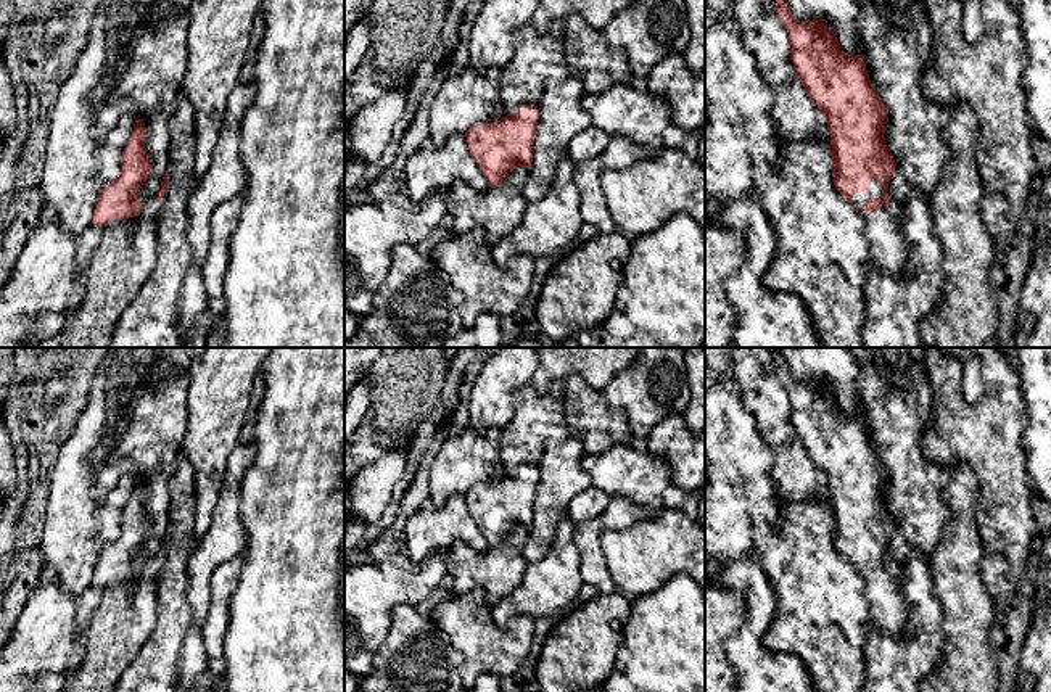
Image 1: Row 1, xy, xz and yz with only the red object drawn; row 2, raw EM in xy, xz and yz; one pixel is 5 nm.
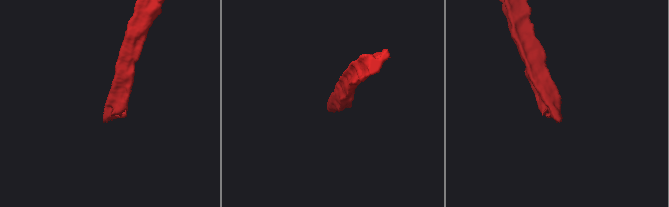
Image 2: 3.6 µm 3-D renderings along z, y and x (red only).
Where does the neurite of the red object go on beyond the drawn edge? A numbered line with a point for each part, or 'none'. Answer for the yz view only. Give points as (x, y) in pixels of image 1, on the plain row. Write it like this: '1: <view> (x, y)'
1: yz (889, 610)

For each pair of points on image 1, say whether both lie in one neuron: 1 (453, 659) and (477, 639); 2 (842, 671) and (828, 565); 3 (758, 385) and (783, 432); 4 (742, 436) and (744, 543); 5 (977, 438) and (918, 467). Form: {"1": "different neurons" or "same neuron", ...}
{"1": "different neurons", "2": "same neuron", "3": "same neuron", "4": "same neuron", "5": "different neurons"}

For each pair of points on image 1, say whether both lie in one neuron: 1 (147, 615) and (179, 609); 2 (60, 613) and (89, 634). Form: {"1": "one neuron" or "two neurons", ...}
{"1": "two neurons", "2": "two neurons"}

